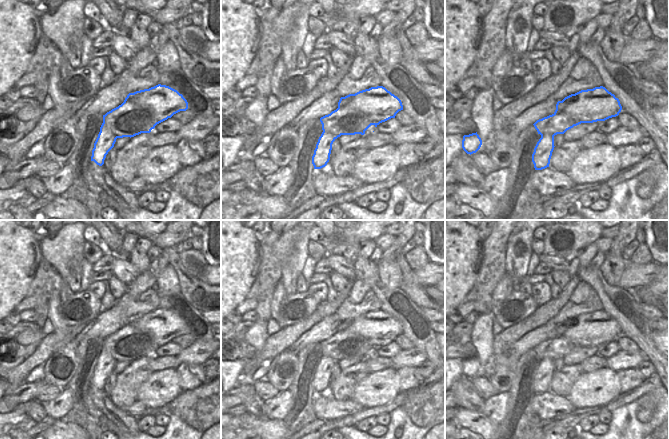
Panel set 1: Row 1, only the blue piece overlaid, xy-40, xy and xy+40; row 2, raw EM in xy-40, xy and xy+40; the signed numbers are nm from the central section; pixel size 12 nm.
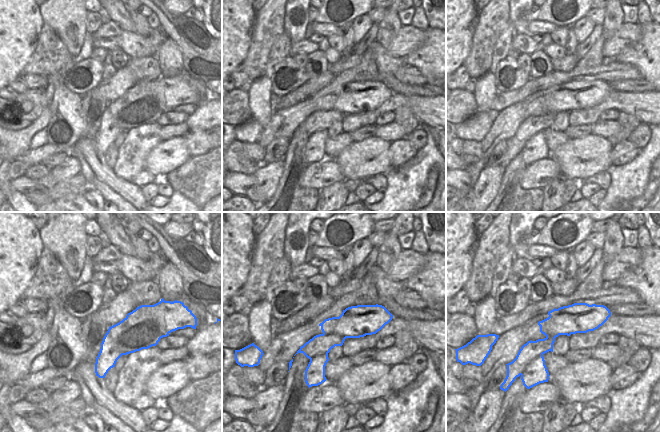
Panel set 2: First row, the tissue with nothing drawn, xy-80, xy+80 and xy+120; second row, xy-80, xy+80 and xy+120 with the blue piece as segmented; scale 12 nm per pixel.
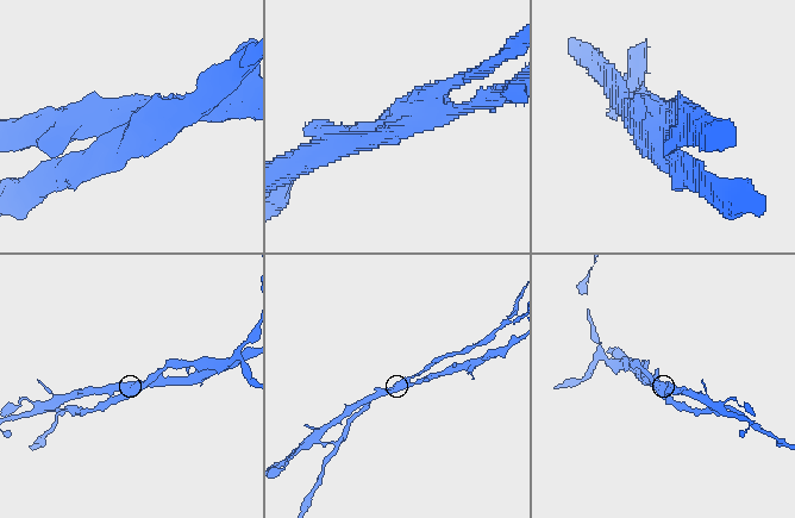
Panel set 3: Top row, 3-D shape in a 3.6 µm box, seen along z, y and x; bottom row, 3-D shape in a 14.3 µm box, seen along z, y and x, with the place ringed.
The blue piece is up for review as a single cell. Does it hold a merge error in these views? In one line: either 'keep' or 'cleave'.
cleave

